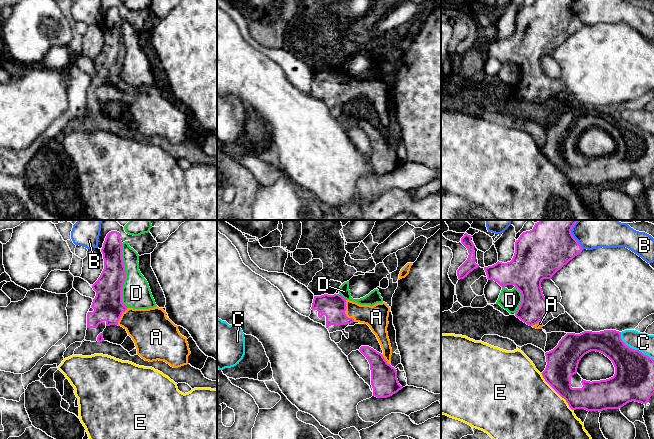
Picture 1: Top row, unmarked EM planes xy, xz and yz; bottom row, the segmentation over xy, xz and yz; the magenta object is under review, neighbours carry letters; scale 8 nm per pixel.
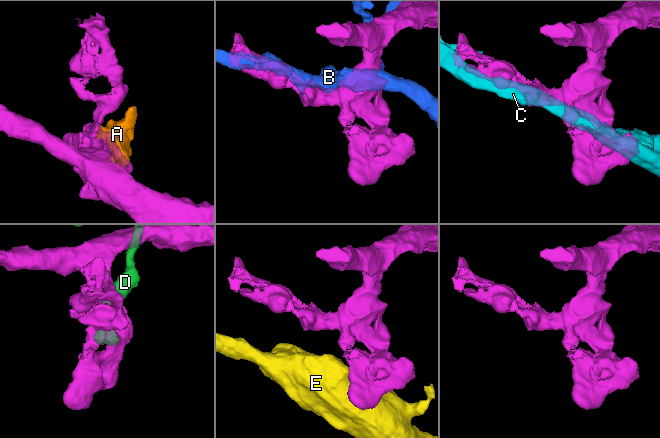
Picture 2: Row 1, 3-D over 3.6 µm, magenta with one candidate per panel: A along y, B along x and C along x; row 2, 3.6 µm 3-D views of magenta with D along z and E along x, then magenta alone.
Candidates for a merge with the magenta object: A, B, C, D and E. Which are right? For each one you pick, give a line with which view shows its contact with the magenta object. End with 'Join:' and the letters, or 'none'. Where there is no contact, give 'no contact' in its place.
A: contact in xz
Join: A

